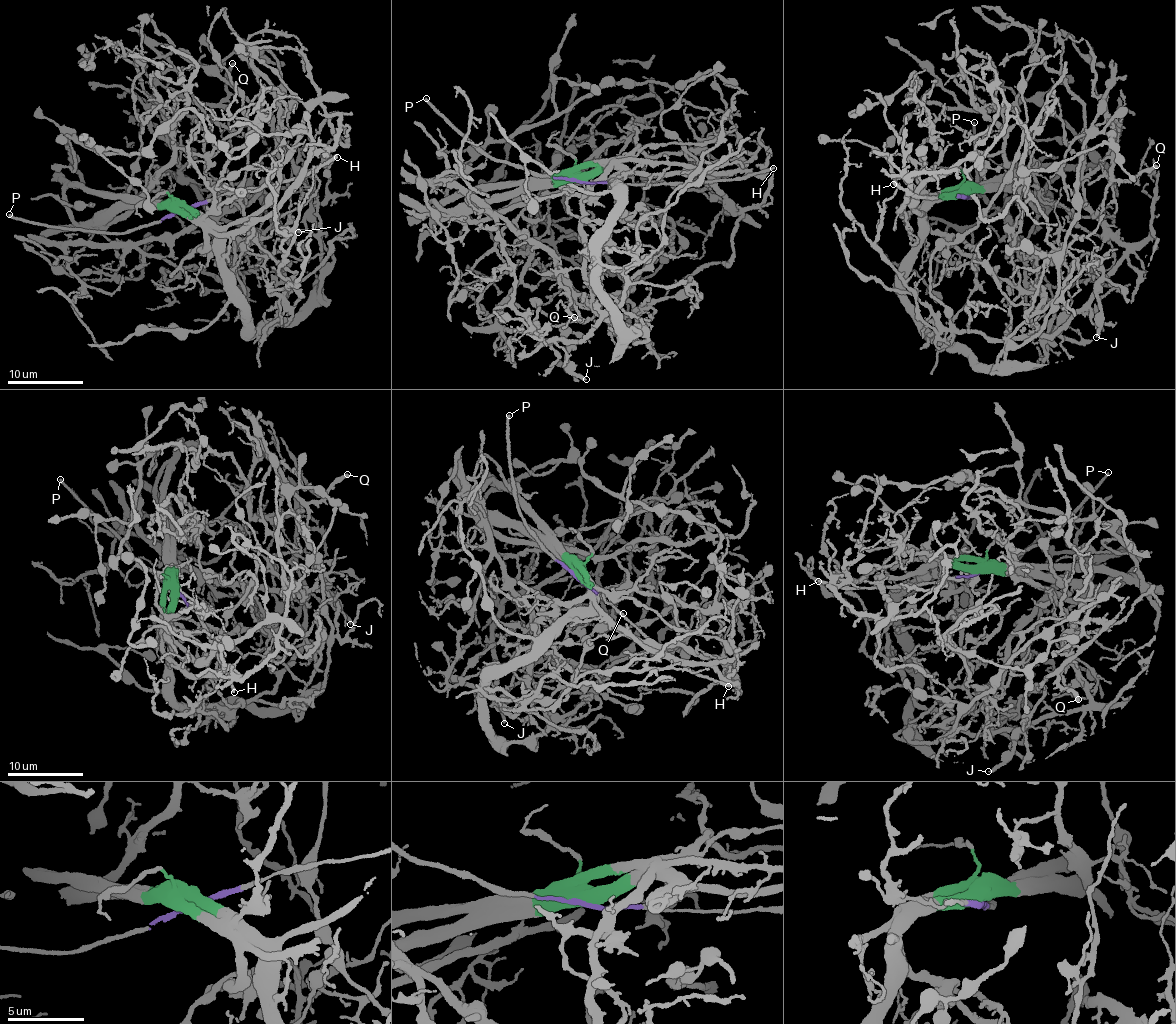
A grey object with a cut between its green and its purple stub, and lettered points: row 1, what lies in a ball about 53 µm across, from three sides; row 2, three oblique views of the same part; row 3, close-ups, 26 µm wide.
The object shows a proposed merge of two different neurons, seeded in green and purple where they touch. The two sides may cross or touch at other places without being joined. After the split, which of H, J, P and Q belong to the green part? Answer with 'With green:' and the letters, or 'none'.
With green: J, Q

